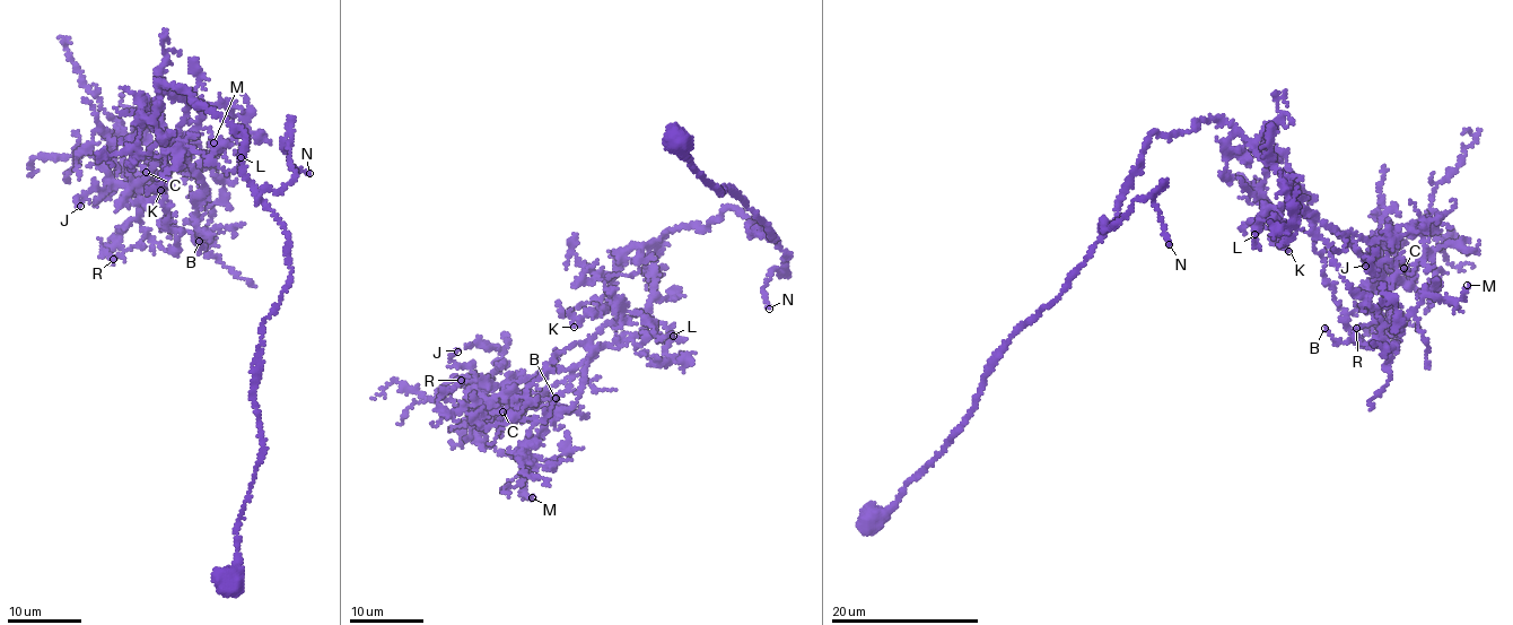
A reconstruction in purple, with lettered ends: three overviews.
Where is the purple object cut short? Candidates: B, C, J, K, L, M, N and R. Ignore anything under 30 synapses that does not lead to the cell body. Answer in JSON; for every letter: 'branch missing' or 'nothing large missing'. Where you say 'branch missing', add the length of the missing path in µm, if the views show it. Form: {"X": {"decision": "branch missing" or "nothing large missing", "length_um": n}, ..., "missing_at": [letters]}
{"B": {"decision": "nothing large missing"}, "C": {"decision": "nothing large missing"}, "J": {"decision": "nothing large missing"}, "K": {"decision": "nothing large missing"}, "L": {"decision": "nothing large missing"}, "M": {"decision": "nothing large missing"}, "N": {"decision": "branch missing", "length_um": 60}, "R": {"decision": "nothing large missing"}, "missing_at": ["N"]}

